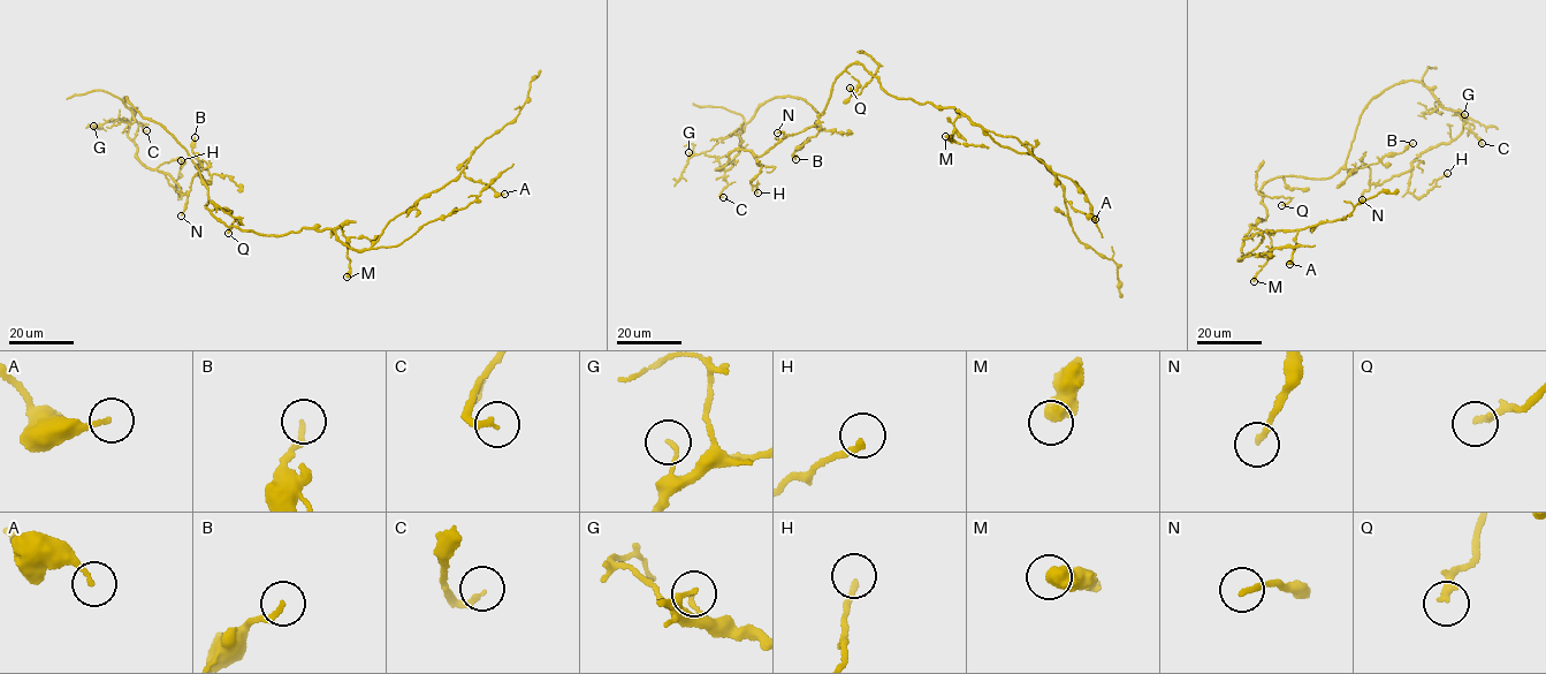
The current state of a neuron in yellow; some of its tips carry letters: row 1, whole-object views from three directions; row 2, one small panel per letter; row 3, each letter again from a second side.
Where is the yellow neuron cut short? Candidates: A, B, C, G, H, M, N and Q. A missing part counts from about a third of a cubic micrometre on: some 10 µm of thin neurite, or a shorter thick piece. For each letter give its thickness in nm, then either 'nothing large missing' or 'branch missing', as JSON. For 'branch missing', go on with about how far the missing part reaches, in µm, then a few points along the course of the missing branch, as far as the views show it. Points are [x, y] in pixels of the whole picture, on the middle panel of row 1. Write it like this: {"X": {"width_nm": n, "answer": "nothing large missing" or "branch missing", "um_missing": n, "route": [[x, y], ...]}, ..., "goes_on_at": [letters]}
{"A": {"width_nm": 160, "answer": "nothing large missing"}, "B": {"width_nm": 170, "answer": "nothing large missing"}, "C": {"width_nm": 180, "answer": "nothing large missing"}, "G": {"width_nm": 110, "answer": "nothing large missing"}, "H": {"width_nm": 200, "answer": "nothing large missing"}, "M": {"width_nm": 550, "answer": "nothing large missing"}, "N": {"width_nm": 190, "answer": "nothing large missing"}, "Q": {"width_nm": 240, "answer": "nothing large missing"}, "goes_on_at": []}

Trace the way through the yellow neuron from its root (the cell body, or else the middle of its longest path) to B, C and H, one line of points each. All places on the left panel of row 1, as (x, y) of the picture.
B: (268, 234), (228, 227), (205, 207), (210, 197), (203, 183), (211, 184), (211, 178), (192, 152), (195, 137)
C: (268, 234), (216, 220), (198, 174), (183, 194), (168, 174), (143, 166), (129, 121), (146, 130)
H: (268, 234), (216, 220), (205, 207), (208, 192), (198, 174), (187, 194), (165, 174), (180, 195), (181, 160)

